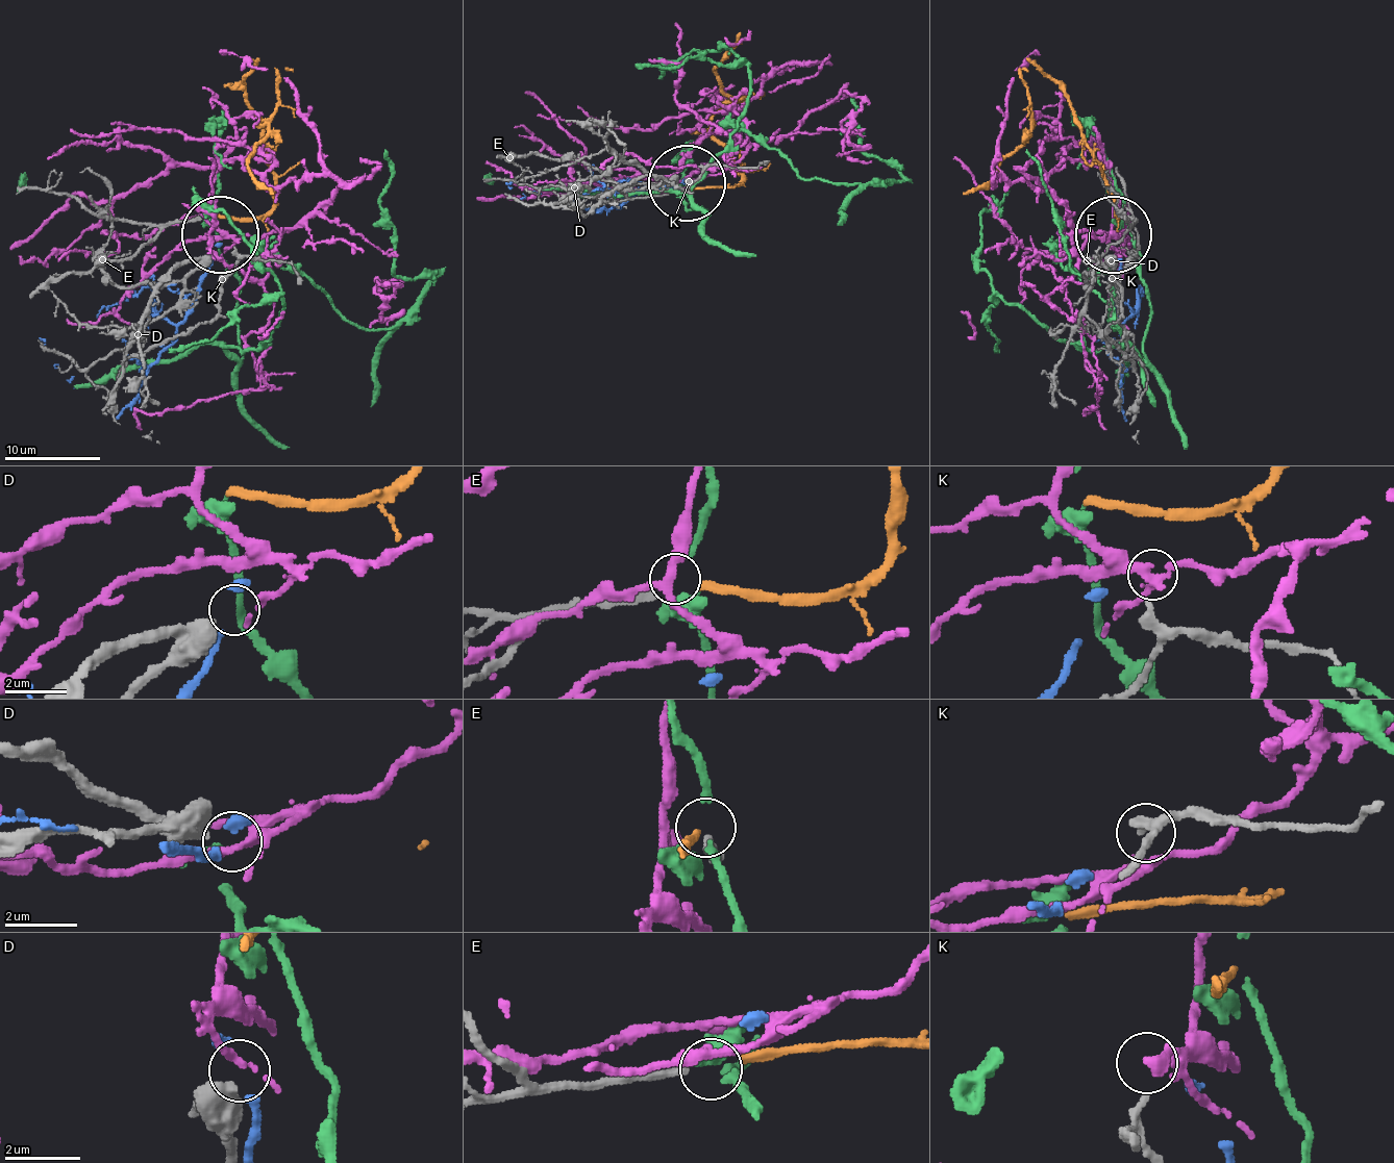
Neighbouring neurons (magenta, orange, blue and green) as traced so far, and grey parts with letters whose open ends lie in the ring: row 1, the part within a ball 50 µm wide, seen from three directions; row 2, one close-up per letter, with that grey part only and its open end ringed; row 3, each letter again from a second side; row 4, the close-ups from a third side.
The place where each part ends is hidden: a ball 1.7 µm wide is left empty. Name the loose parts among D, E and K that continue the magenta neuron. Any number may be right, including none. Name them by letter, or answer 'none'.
K

